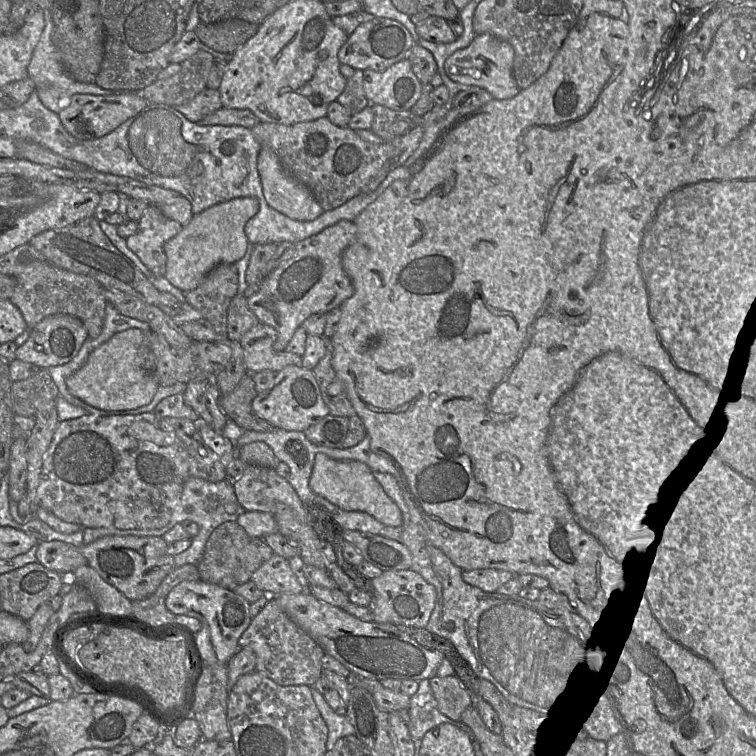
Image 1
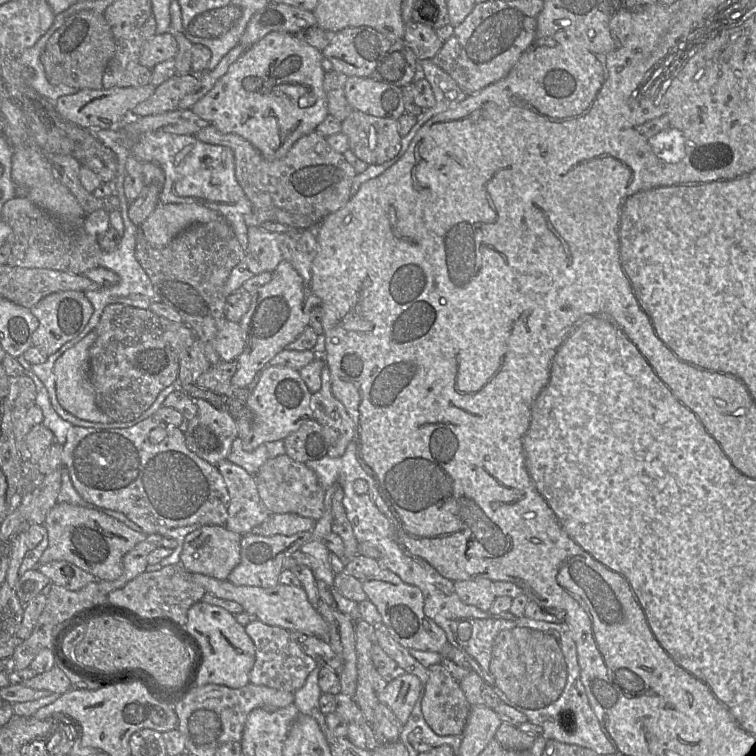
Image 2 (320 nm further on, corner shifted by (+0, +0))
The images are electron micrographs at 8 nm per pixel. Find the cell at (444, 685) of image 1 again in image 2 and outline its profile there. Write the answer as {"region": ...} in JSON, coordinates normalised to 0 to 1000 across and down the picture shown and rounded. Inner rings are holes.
{"region":[[[585,878],[570,880],[557,927],[558,946],[581,974],[608,974],[623,933],[604,902]]]}

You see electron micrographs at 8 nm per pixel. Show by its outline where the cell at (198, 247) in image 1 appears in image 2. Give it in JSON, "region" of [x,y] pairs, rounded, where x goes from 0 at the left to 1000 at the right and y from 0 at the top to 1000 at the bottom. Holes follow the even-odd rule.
{"region":[[[212,269],[184,300],[202,327],[213,328],[247,300],[288,290],[296,290],[290,280],[258,269]]]}

